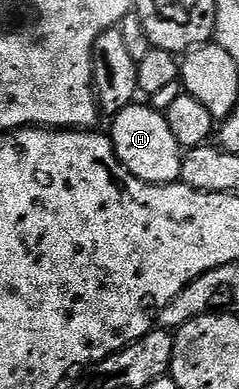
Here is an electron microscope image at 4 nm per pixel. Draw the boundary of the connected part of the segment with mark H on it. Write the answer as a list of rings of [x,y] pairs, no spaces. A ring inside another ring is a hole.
[[[134,101],[130,107],[112,116],[111,123],[113,123],[111,138],[115,153],[121,164],[135,177],[139,177],[139,181],[176,183],[180,180],[183,149],[171,134],[171,125],[167,125],[162,112],[151,105],[145,104],[144,107],[141,101]]]

